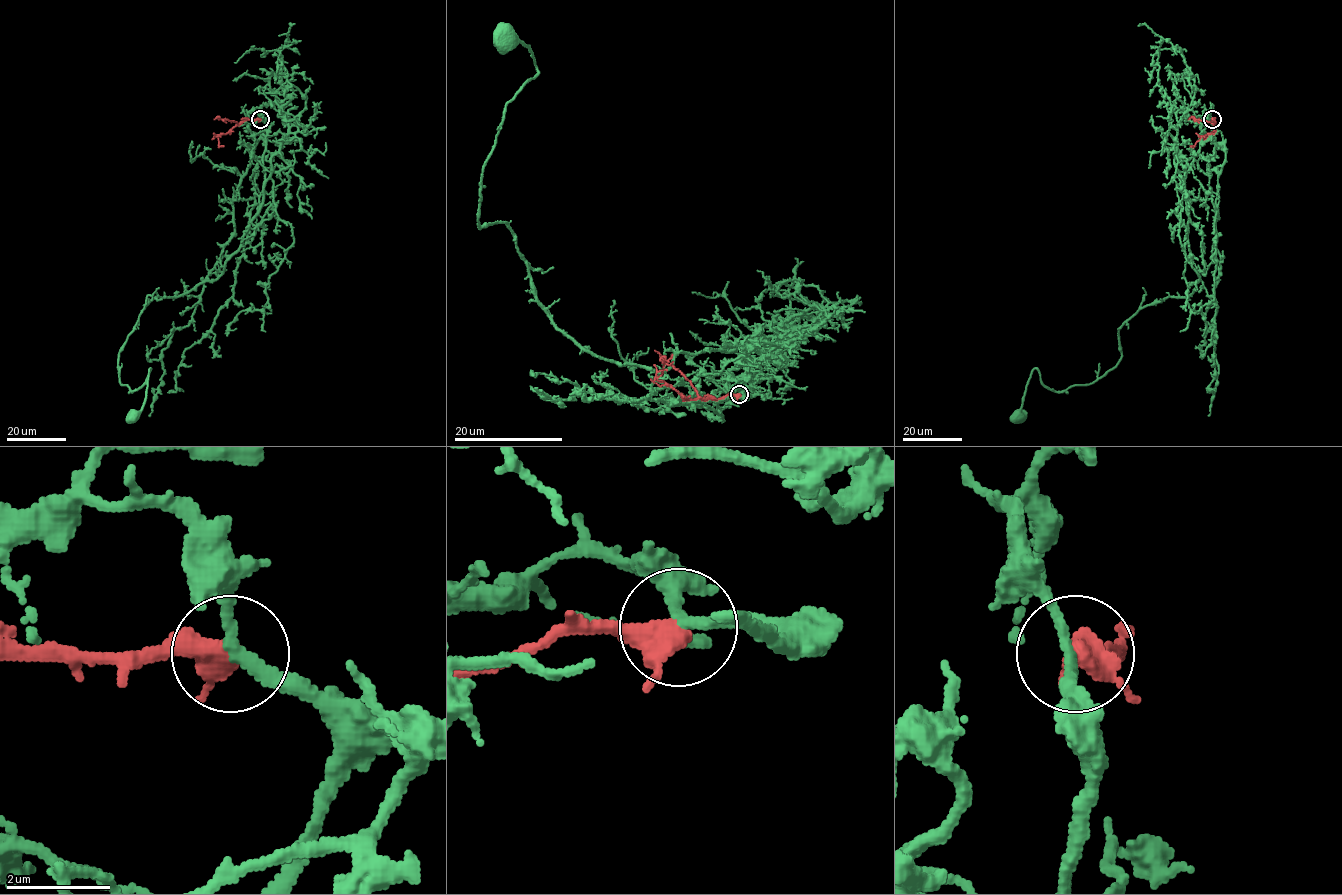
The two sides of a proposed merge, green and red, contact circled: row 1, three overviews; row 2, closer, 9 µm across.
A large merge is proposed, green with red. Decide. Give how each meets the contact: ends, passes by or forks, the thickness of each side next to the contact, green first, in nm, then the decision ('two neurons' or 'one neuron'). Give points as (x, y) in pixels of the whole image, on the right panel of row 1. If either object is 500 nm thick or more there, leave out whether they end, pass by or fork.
green passes by; red passes by; calibres 220 and 400 nm; one neuron

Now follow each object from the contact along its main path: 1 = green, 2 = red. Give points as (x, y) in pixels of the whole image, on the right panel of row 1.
1: (1212, 119), (1185, 179), (1196, 287), (1141, 307), (1091, 383), (1056, 391), (1034, 368), (1017, 415)
2: (1212, 119), (1214, 129), (1190, 146)

